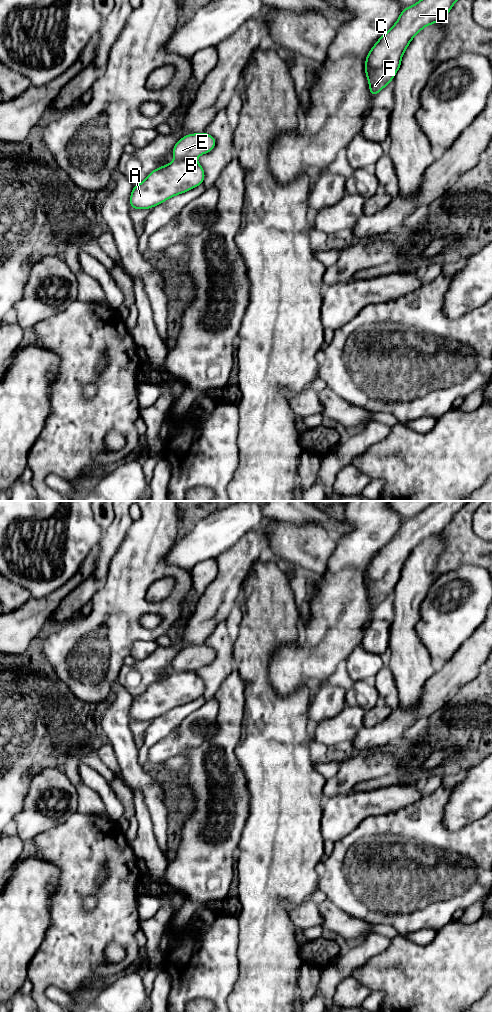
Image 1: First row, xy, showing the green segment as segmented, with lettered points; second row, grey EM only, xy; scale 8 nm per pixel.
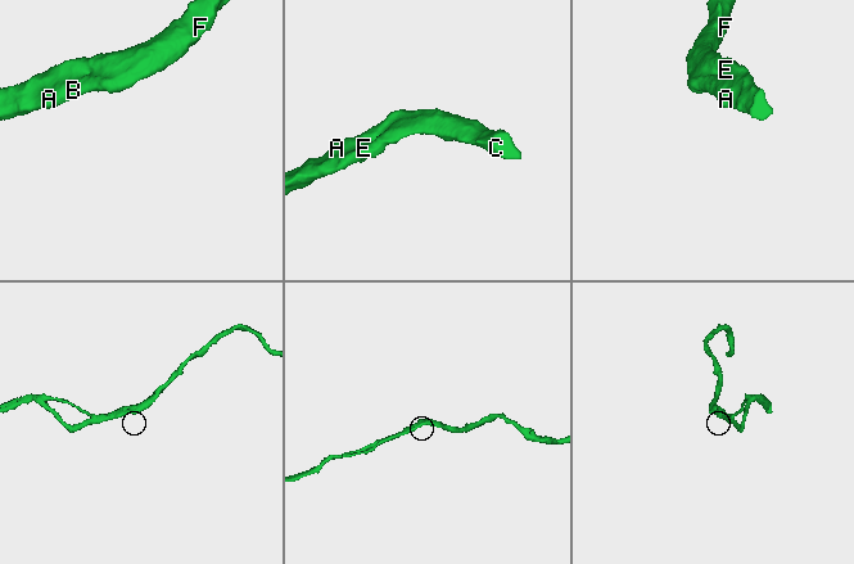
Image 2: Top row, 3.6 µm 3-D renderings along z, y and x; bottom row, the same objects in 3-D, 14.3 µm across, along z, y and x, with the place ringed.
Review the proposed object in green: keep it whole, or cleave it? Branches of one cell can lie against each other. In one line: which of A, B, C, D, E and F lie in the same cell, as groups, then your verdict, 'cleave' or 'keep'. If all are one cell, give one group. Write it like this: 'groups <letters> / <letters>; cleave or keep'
groups A B C D E F; keep

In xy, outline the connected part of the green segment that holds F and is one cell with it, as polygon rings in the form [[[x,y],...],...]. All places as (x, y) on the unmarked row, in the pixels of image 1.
[[[435,501],[414,517],[402,521],[392,540],[382,547],[369,563],[364,582],[369,595],[370,606],[374,609],[386,599],[401,578],[402,568],[411,552],[426,538],[441,533],[451,522],[458,511],[468,501]]]

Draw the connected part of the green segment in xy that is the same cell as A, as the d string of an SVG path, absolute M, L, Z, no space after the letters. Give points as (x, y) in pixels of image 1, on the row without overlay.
M206 644L189 646L182 649L173 659L174 673L150 684L140 696L134 697L130 708L131 721L151 721L173 708L187 704L202 697L205 685L196 670L214 661L216 651Z

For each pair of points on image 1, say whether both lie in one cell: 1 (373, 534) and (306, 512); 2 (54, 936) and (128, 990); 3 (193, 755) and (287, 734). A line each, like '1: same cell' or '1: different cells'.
1: different cells
2: different cells
3: different cells

